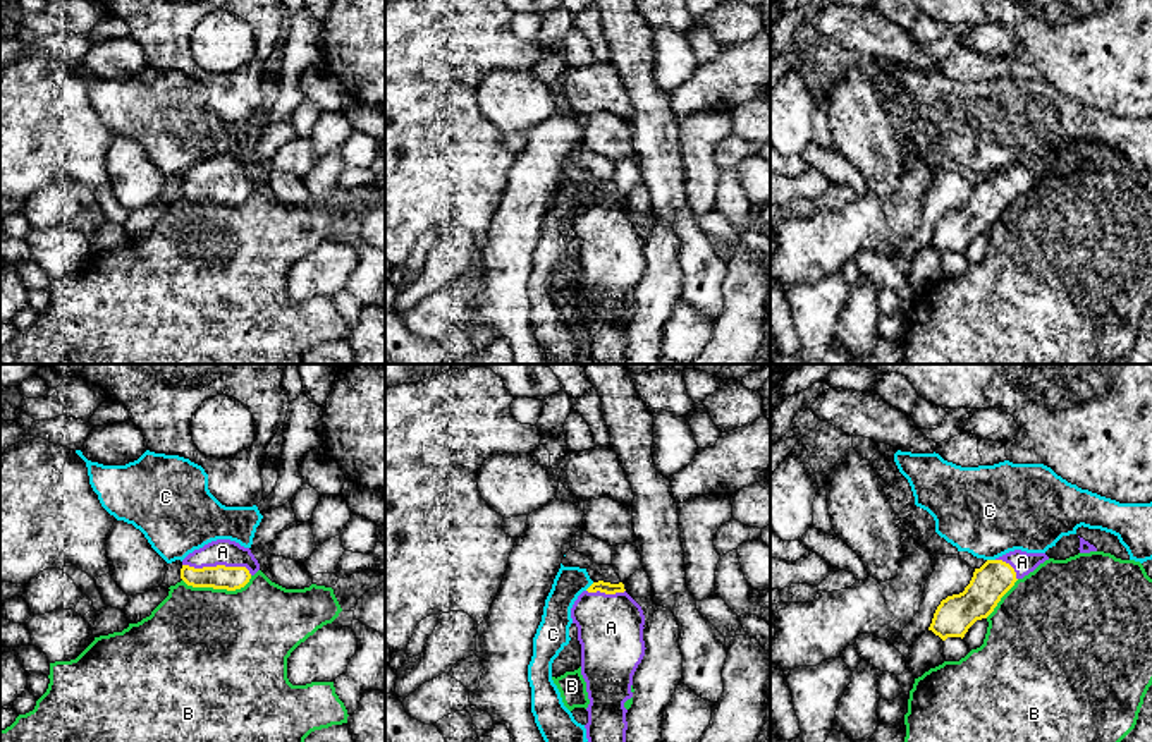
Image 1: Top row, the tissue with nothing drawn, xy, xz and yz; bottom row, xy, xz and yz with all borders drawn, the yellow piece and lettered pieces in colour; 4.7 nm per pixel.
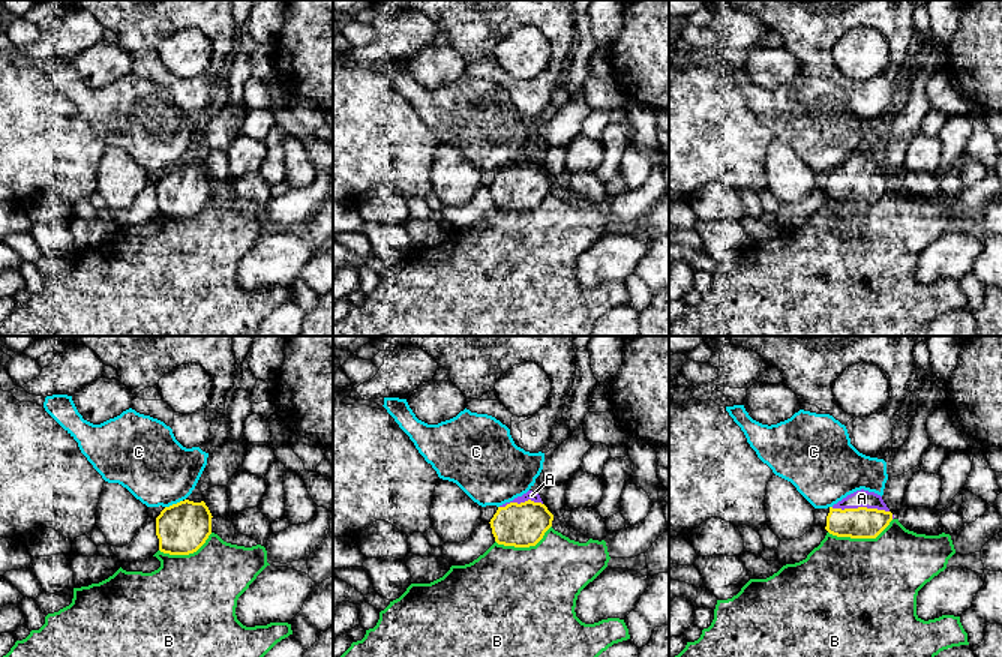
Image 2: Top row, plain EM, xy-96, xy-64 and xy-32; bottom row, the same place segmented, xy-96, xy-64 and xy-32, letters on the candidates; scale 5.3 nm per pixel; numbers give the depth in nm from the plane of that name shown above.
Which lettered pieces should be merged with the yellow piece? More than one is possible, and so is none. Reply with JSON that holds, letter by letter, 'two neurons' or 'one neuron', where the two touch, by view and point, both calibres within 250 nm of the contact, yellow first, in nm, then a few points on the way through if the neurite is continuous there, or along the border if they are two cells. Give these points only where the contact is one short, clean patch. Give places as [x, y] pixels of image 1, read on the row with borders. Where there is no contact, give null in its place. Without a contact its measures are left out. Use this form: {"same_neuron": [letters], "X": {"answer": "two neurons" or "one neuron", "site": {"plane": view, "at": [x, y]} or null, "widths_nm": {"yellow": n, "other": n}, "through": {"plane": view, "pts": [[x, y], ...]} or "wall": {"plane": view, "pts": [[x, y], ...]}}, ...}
{"same_neuron": ["A"], "A": {"answer": "one neuron", "site": {"plane": "xy", "at": [217, 565]}, "widths_nm": {"yellow": 110, "other": 130}, "through": {"plane": "xy", "pts": [[219, 577], [217, 565], [222, 552]]}}, "B": {"answer": "two neurons", "site": {"plane": "xy", "at": [217, 588]}, "widths_nm": {"yellow": 110, "other": 500}, "wall": {"plane": "xy", "pts": [[251, 576], [243, 586], [234, 589], [193, 588], [183, 579]]}}, "C": {"answer": "two neurons", "site": {"plane": "xz", "at": [590, 586]}, "widths_nm": {"yellow": 60, "other": 150}, "wall": {"plane": "xz", "pts": [[594, 583], [585, 589]]}}}

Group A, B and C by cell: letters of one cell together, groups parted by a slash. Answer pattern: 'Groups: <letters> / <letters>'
Groups: A / B / C

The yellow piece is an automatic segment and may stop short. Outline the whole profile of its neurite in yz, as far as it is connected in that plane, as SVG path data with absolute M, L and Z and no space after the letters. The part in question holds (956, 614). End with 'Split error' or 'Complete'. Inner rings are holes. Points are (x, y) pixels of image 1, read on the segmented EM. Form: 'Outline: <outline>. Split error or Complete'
Outline: M1021 550L987 560L980 569L975 569L963 593L941 601L928 630L942 641L947 637L963 639L977 620L987 618L994 611L1018 579L1033 572L1045 560L1049 560L1045 553L1026 553Z. Split error

